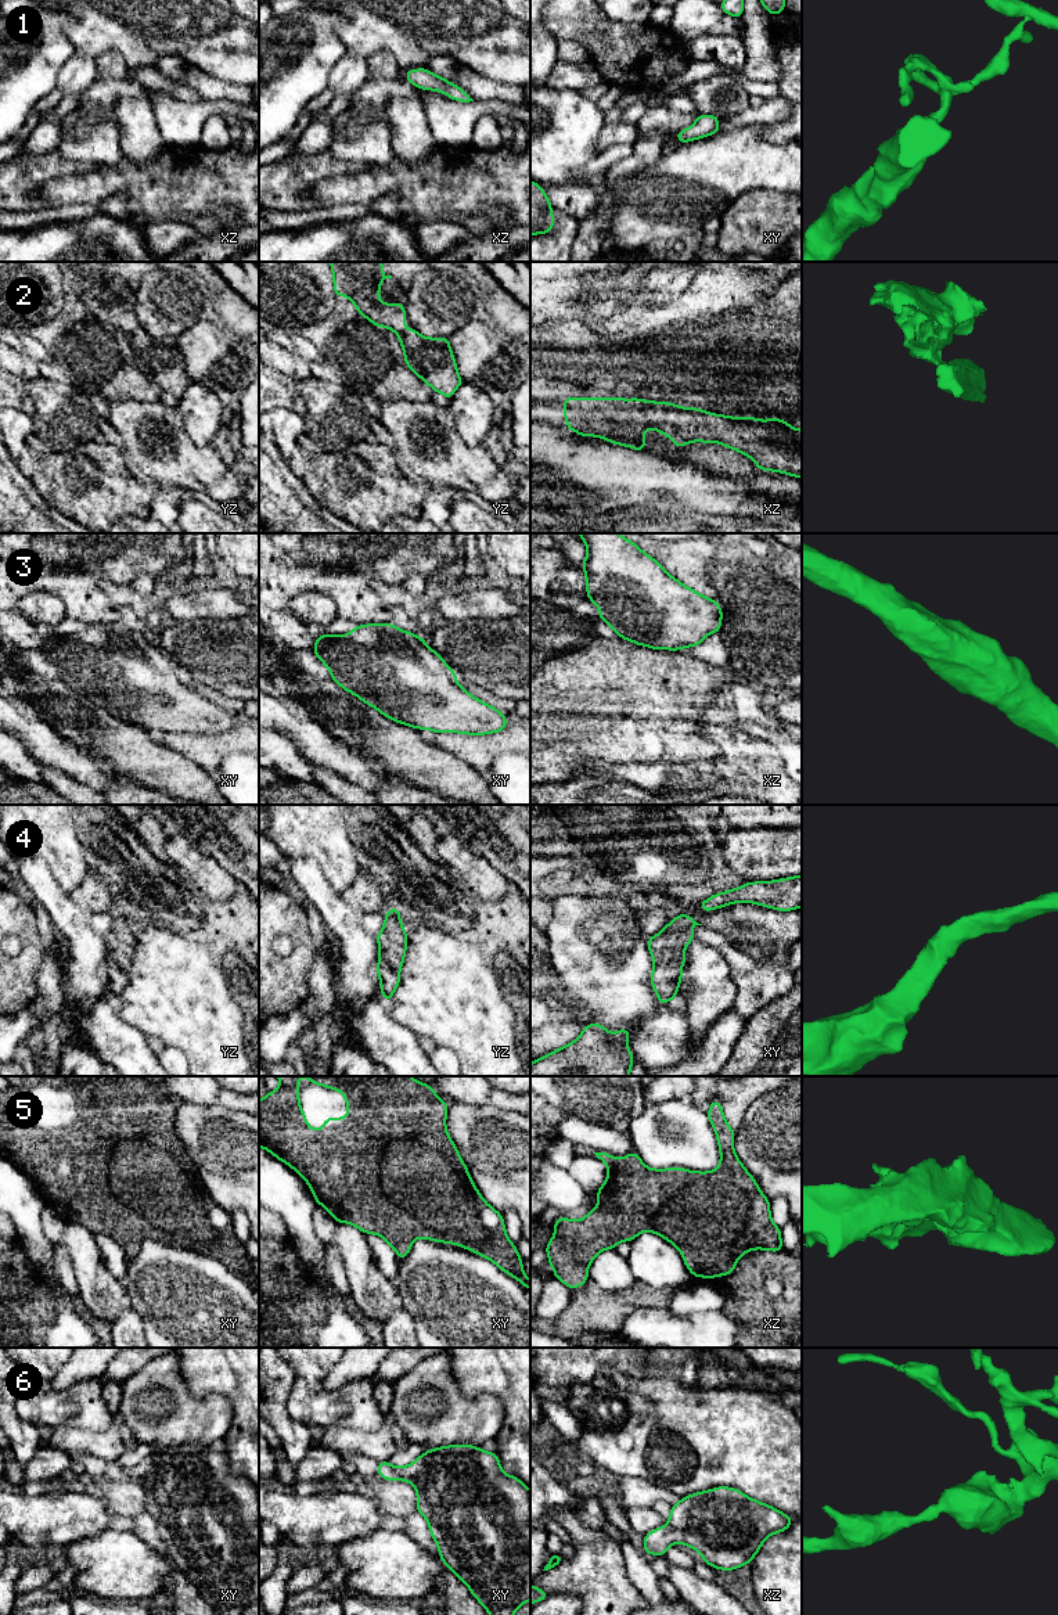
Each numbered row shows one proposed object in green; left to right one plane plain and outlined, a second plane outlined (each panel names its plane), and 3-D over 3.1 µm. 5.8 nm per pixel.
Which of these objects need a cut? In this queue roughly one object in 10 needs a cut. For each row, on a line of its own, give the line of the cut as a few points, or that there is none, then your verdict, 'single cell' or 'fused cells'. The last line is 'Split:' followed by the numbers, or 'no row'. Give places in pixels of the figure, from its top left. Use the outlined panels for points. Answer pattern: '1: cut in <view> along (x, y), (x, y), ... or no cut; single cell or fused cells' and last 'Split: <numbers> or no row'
1: no cut; single cell
2: cut in yz along (403, 330), (398, 334); fused cells
3: no cut; single cell
4: no cut; single cell
5: no cut; single cell
6: no cut; single cell
Split: 2

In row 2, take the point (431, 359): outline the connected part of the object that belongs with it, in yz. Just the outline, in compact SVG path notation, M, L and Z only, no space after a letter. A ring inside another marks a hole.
M413 327L399 334L407 367L424 380L433 392L449 400L454 391L464 382L457 371L449 338L427 338Z

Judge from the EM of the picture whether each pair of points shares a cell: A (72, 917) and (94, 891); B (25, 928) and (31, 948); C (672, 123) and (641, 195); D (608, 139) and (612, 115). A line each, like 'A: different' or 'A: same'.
A: different
B: same
C: different
D: different

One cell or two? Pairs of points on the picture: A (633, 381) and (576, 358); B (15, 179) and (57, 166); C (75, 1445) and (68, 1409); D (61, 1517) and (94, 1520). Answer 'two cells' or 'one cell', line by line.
A: one cell
B: one cell
C: two cells
D: one cell

